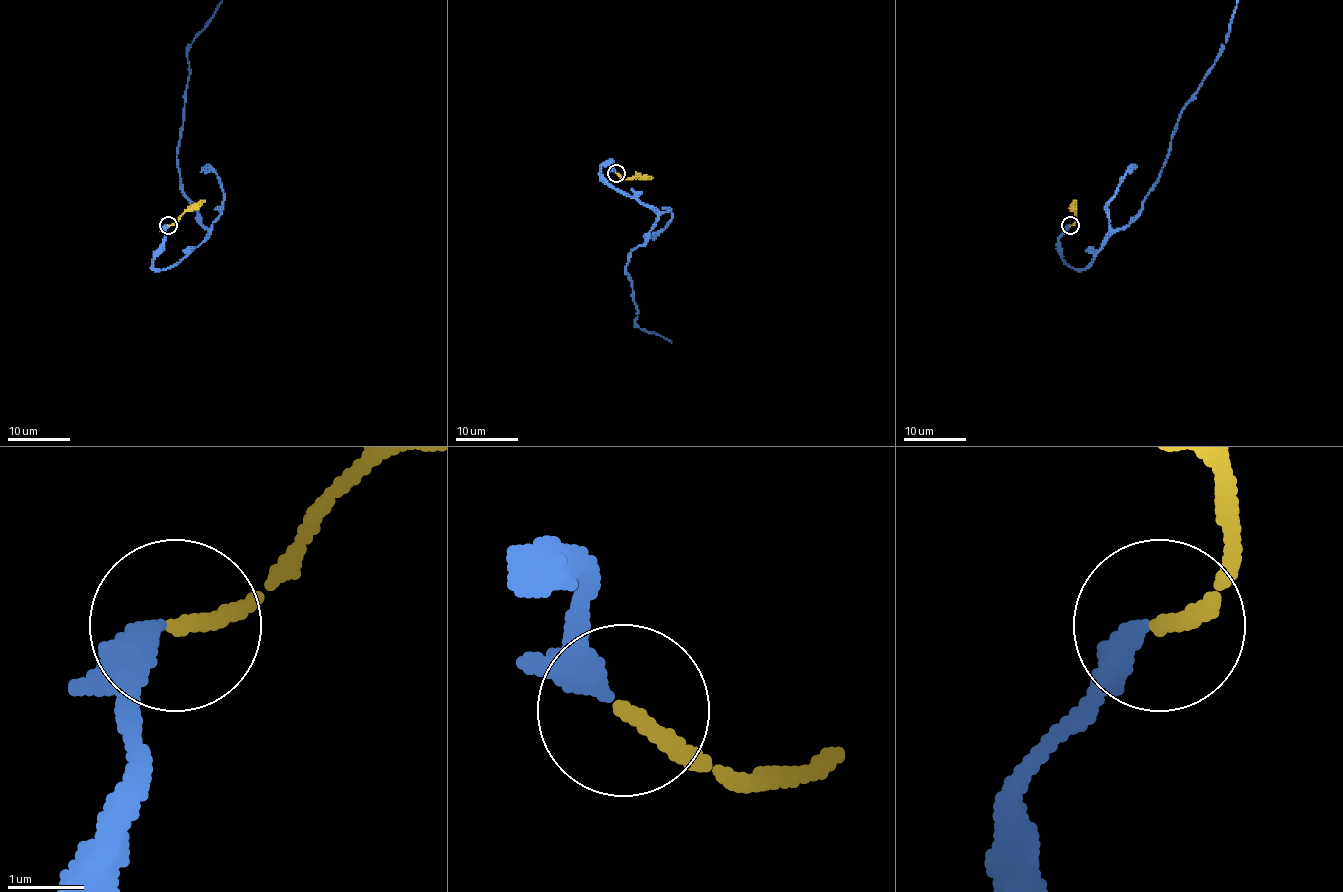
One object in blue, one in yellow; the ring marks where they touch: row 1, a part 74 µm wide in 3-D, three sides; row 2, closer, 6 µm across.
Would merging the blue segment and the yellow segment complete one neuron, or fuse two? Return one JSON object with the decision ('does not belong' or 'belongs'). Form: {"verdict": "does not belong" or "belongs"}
{"verdict": "does not belong"}

